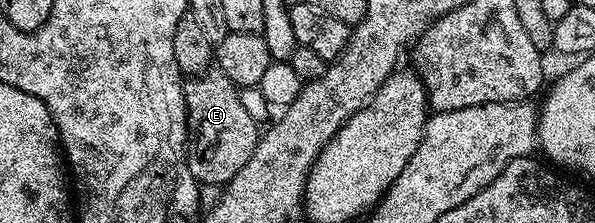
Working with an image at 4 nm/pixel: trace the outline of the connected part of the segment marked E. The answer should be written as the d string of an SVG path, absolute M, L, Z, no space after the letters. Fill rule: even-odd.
M209 70L199 76L191 77L184 86L184 101L188 111L188 165L190 174L201 185L229 184L250 162L256 143L262 132L258 122L242 106L241 89L237 88L226 74ZM257 128L257 129L256 129Z

